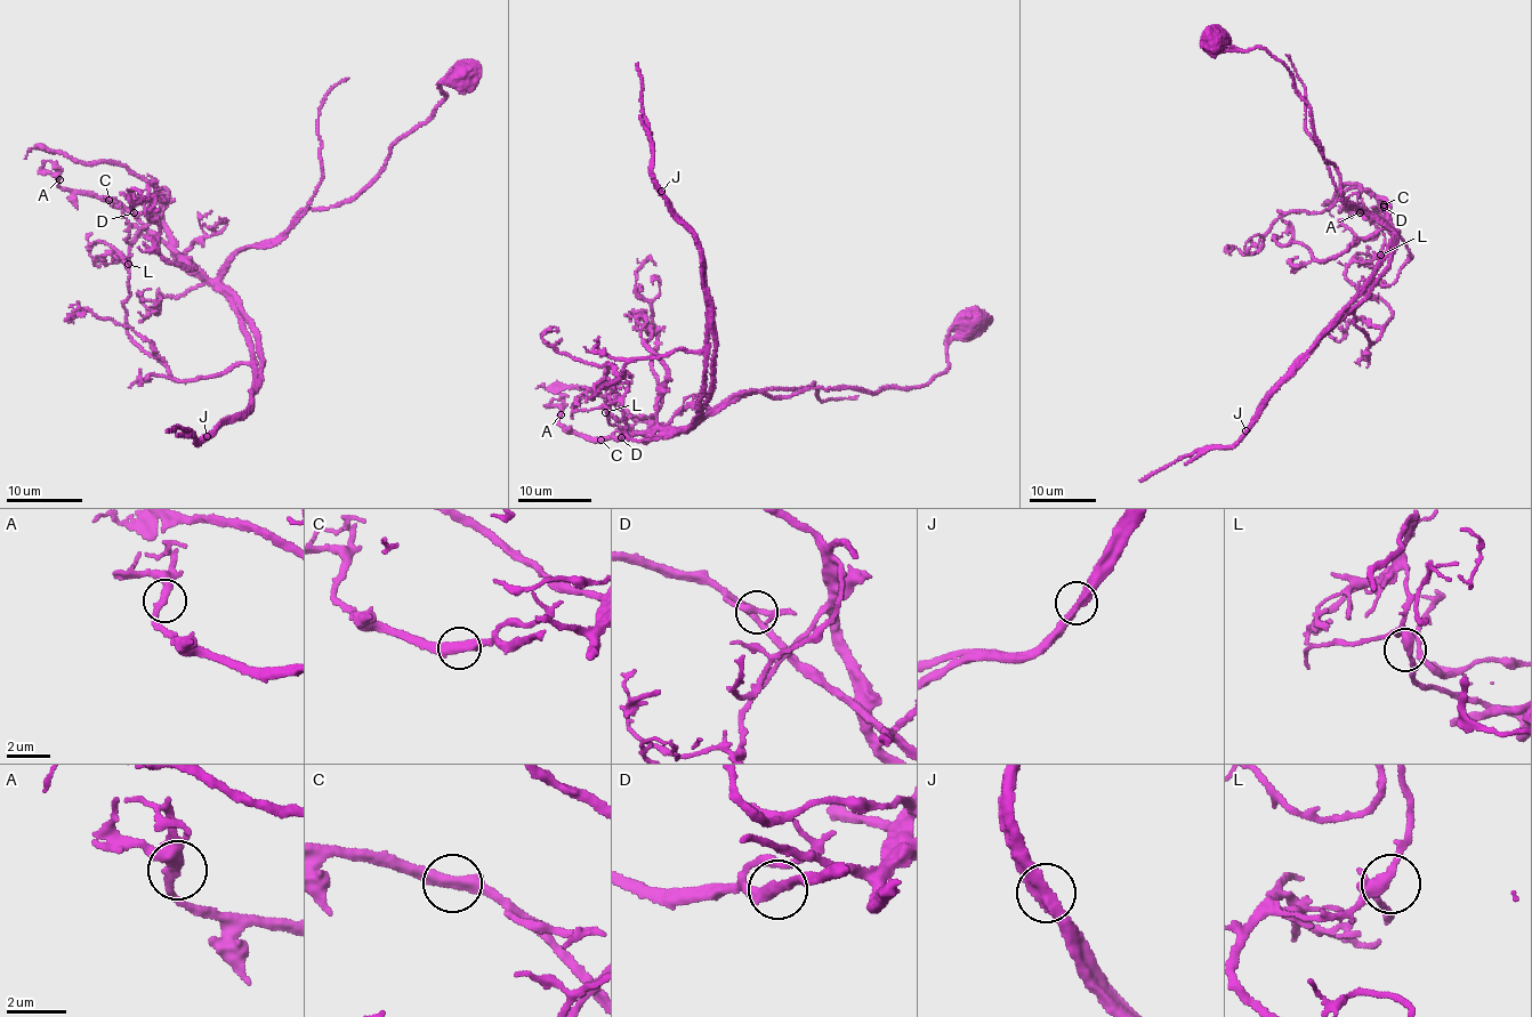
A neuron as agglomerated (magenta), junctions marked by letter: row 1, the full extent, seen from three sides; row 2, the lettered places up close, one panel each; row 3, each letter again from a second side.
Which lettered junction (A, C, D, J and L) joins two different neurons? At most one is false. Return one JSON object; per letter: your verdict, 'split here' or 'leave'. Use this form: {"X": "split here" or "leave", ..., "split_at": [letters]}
{"A": "leave", "C": "leave", "D": "leave", "J": "split here", "L": "leave", "split_at": ["J"]}

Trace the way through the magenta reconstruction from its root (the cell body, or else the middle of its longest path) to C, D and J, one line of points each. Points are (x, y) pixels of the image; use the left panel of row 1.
C: (464, 80), (443, 80), (428, 121), (354, 196), (301, 210), (217, 277), (109, 200)
D: (464, 80), (443, 80), (428, 121), (354, 196), (301, 210), (217, 277), (134, 212)
J: (464, 80), (443, 80), (428, 121), (354, 196), (239, 250), (219, 283), (261, 362), (249, 409), (207, 436)

